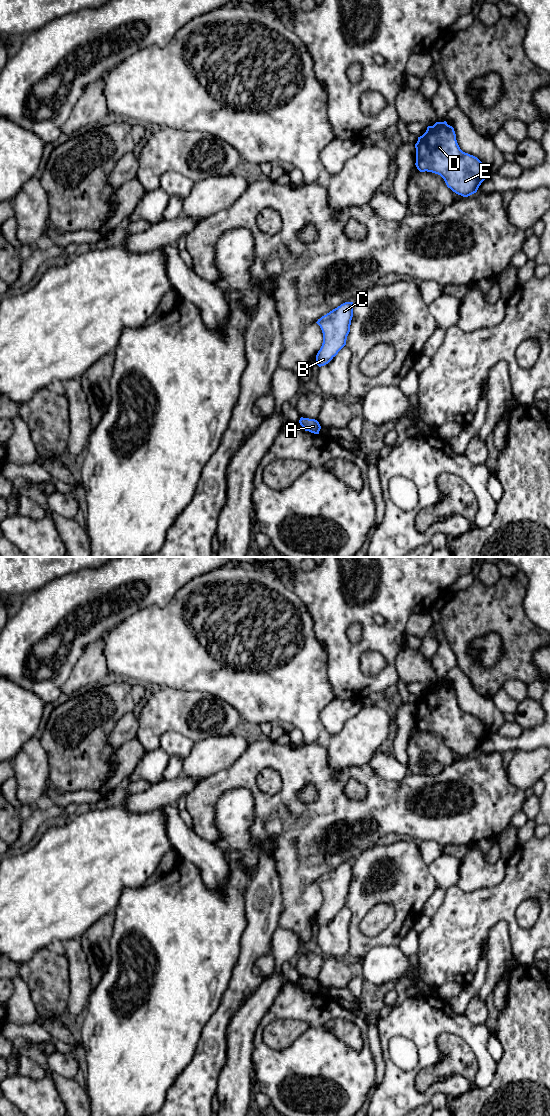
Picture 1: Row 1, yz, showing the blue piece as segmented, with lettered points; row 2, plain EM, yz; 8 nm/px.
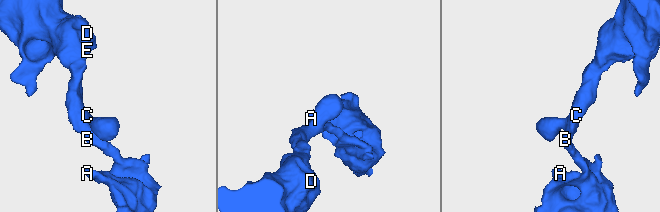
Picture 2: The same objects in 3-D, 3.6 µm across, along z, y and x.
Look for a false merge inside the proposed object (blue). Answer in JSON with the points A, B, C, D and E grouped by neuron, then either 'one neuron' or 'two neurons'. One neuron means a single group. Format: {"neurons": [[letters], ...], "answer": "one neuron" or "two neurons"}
{"neurons": [["A", "B", "C", "D", "E"]], "answer": "one neuron"}

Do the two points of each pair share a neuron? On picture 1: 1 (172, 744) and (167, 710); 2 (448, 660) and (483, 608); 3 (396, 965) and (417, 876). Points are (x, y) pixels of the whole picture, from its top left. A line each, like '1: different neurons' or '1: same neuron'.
1: different neurons
2: different neurons
3: different neurons

